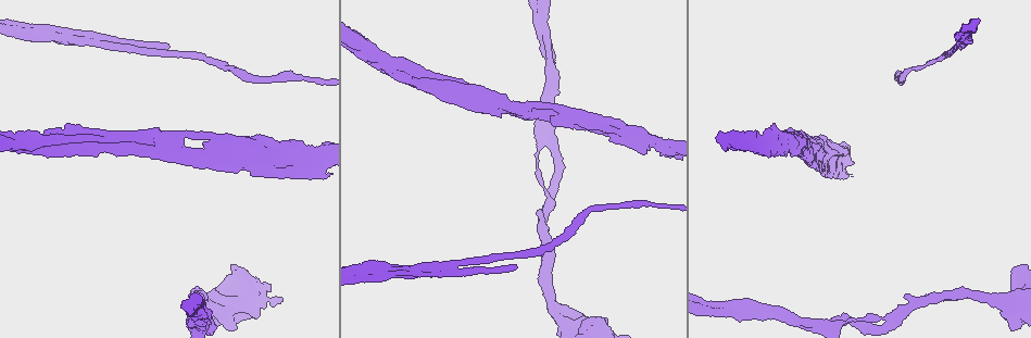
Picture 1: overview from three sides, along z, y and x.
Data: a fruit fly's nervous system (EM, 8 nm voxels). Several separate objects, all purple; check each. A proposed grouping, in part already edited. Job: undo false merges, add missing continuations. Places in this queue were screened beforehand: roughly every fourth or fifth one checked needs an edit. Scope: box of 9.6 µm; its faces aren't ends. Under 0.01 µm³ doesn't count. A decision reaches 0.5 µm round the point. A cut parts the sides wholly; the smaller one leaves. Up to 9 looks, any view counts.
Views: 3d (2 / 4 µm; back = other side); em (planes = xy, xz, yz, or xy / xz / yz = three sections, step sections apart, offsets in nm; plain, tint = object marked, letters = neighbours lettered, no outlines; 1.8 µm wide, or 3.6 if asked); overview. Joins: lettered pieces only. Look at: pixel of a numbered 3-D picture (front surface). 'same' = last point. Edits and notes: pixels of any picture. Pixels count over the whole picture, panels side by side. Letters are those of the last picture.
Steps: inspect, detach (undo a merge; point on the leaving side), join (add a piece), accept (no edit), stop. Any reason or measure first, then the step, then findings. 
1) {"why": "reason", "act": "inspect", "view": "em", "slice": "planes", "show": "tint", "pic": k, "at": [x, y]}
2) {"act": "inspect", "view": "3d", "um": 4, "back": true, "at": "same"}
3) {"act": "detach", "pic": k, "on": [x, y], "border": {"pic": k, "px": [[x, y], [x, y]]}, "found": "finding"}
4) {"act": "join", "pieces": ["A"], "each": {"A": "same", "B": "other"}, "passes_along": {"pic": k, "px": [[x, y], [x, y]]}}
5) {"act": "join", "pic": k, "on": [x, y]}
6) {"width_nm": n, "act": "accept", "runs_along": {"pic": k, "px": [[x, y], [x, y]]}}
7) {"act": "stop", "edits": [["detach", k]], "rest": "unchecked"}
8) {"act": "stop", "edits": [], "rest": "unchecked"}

{"why": "a fork", "act": "inspect", "view": "3d", "um": 2, "pic": 1, "at": [548, 137]}

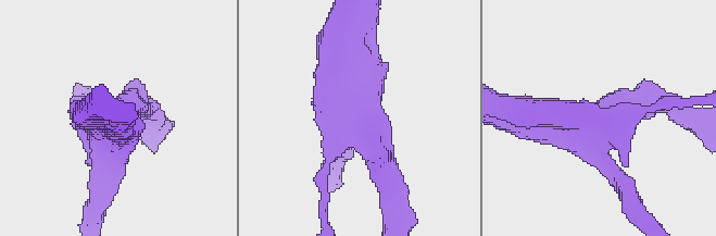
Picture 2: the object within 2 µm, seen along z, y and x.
{"act": "inspect", "view": "em", "slice": "xz", "step": 8, "show": "letters", "pic": 2, "at": [355, 123]}

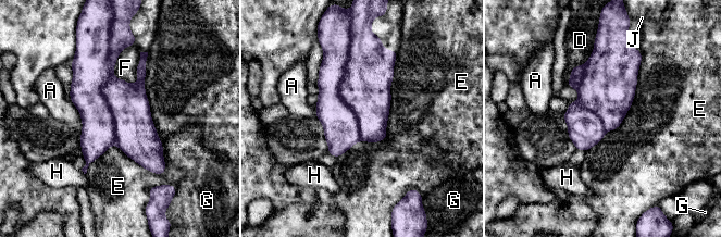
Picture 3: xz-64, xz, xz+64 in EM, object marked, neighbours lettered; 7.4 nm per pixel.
{"act": "detach", "pic": 3, "on": [90, 65], "each": {"A": "other", "D": "other", "E": "other", "F": "other", "G": "other", "H": "other", "J": "other"}, "border": {"pic": 3, "px": [[109, 44], [102, 95], [115, 142]]}, "found": "a second neuron is stuck on"}

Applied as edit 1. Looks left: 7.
{"why": "see it whole again", "act": "inspect", "view": "overview"}

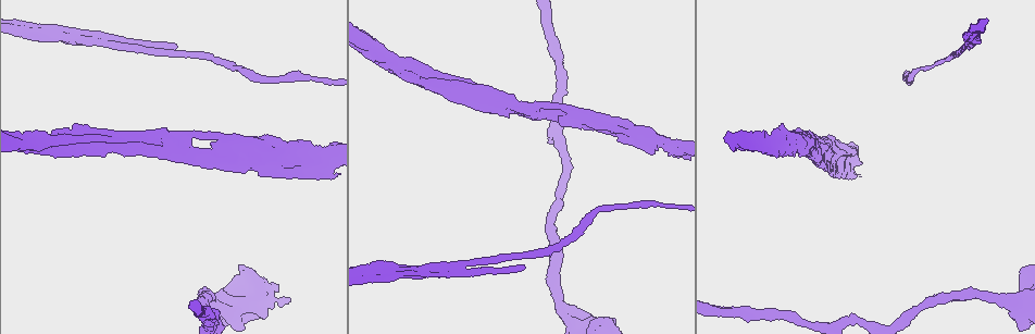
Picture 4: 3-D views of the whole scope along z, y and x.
{"why": "abrupt turn", "act": "inspect", "view": "3d", "um": 2, "back": true, "pic": 4, "at": [91, 137]}

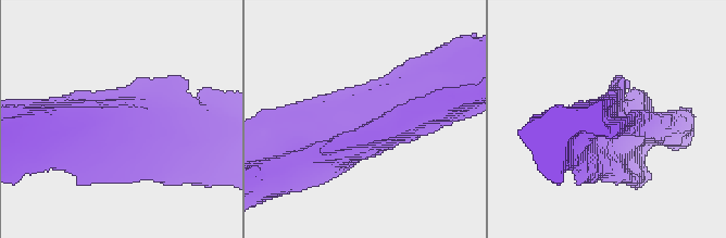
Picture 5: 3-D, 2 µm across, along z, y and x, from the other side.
{"act": "inspect", "view": "em", "slice": "yz", "step": 4, "show": "letters", "pic": 5, "at": [131, 118]}

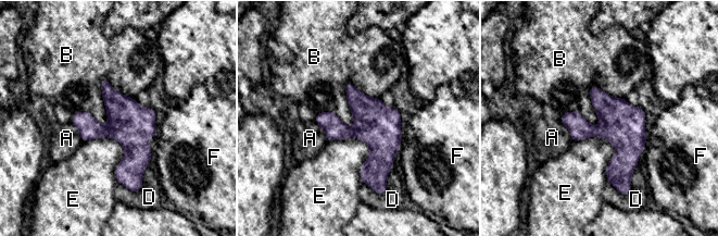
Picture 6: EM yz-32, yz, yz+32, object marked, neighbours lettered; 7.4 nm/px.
{"act": "accept", "each": {"A": "other", "B": "other", "D": "other", "E": "other", "F": "other"}, "border": {"pic": 6, "px": [[135, 98], [74, 113]]}, "found": "one neuron here"}

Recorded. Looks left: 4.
{"why": "calibre changes", "act": "inspect", "view": "em", "slice": "planes", "show": "tint", "pic": 4, "at": [302, 77]}

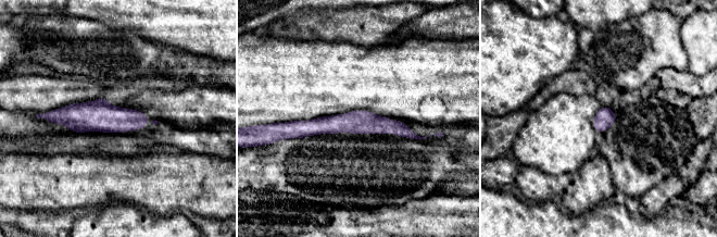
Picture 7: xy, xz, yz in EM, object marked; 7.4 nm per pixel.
{"why": "see the neighbours", "act": "inspect", "view": "em", "slice": "planes", "show": "letters", "at": "same"}

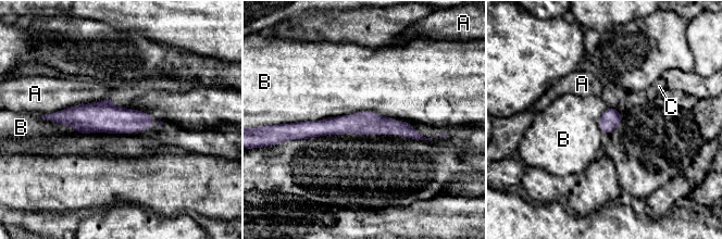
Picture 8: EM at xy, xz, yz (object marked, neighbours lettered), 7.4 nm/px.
{"act": "accept", "each": {"A": "other", "B": "other", "C": "other"}, "border": {"pic": 8, "px": [[376, 112], [353, 112], [289, 124]]}, "found": "one neuron here"}

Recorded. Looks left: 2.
{"act": "stop", "edits": [["detach", 3]], "rest": "unchecked"}

